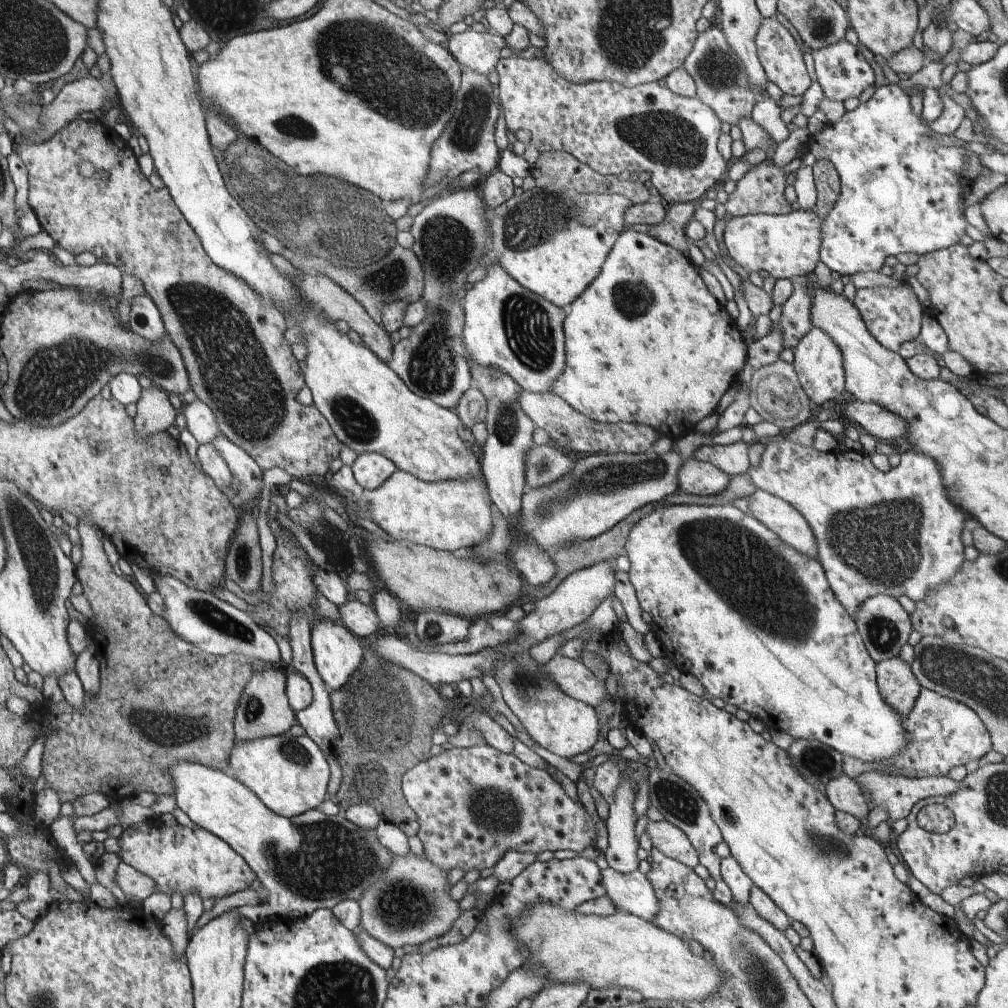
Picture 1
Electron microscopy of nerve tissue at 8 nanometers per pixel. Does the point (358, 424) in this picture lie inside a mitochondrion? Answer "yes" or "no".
yes

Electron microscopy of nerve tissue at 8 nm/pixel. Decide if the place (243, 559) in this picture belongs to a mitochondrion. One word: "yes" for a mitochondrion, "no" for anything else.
yes

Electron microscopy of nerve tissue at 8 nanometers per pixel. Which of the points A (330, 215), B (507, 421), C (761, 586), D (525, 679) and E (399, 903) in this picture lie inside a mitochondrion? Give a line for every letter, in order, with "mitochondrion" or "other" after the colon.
A: mitochondrion
B: mitochondrion
C: mitochondrion
D: mitochondrion
E: mitochondrion

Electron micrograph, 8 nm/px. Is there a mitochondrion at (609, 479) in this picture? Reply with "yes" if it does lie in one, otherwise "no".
yes

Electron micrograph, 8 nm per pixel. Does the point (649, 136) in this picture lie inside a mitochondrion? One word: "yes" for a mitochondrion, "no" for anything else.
yes

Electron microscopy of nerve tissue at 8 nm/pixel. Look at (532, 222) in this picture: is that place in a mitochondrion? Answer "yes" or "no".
yes

